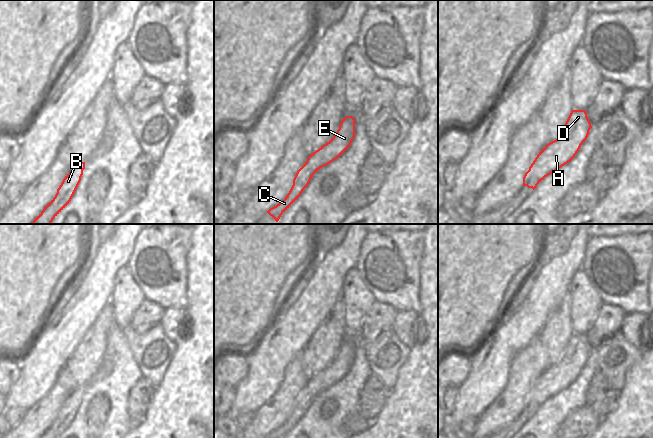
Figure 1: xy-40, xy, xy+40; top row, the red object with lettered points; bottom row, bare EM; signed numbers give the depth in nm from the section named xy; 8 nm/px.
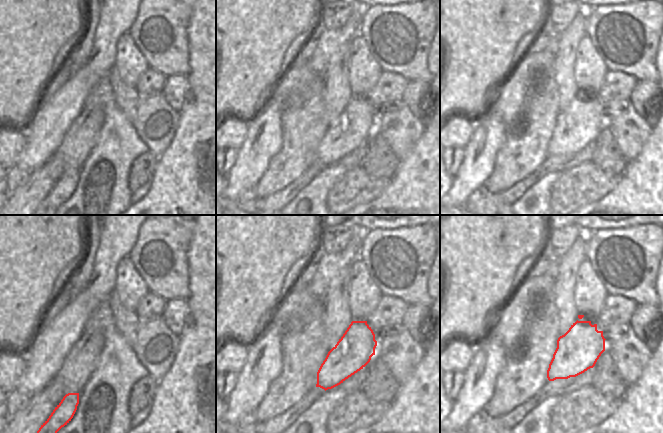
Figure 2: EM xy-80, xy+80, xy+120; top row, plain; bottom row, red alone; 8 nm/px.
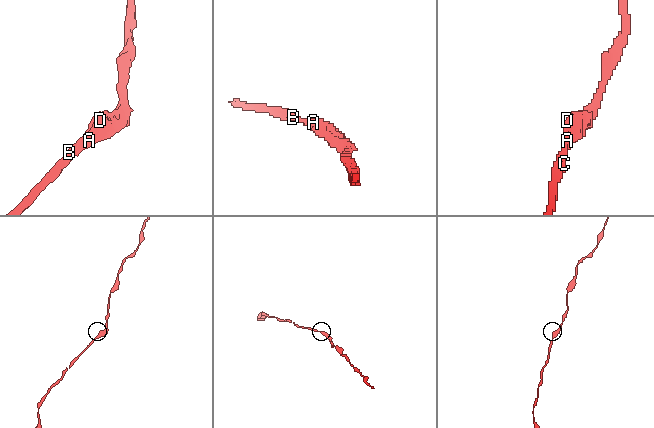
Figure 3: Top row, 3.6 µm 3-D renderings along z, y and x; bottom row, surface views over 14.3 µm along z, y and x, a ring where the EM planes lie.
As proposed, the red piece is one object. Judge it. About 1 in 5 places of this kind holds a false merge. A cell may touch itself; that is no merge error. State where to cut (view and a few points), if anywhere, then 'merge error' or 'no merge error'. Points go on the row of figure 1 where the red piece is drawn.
no cut; no merge error

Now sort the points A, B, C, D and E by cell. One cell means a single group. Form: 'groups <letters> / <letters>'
groups A B C D E

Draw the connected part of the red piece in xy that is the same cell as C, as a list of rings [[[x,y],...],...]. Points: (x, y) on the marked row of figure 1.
[[[352,116],[343,118],[335,135],[308,157],[305,164],[297,171],[293,179],[293,185],[285,199],[267,211],[276,222],[299,198],[313,175],[320,168],[339,158],[349,148],[355,137],[355,124],[355,119]]]

